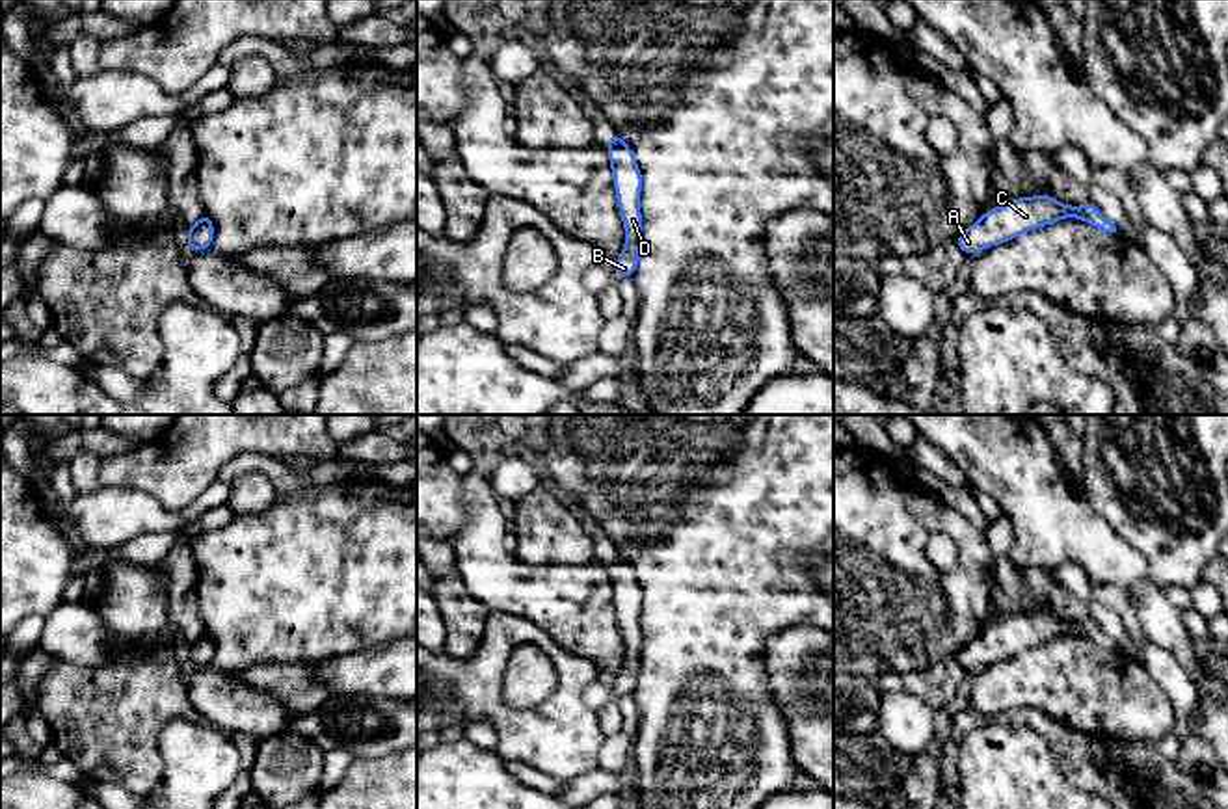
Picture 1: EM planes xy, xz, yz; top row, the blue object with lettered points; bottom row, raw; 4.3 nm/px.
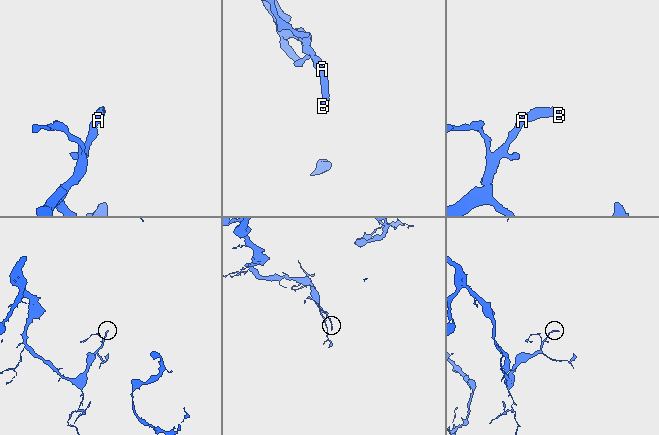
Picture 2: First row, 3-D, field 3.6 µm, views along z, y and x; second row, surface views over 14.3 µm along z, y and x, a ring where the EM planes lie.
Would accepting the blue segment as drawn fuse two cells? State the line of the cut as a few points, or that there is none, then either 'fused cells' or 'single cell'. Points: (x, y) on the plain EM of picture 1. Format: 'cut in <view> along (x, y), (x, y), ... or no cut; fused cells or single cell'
no cut; single cell

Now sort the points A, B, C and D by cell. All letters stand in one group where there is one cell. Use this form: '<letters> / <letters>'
A B C D

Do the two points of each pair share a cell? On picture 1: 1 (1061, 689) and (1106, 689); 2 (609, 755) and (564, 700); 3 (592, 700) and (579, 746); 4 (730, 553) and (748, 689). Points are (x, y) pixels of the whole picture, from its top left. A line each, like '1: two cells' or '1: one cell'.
1: one cell
2: two cells
3: two cells
4: one cell

